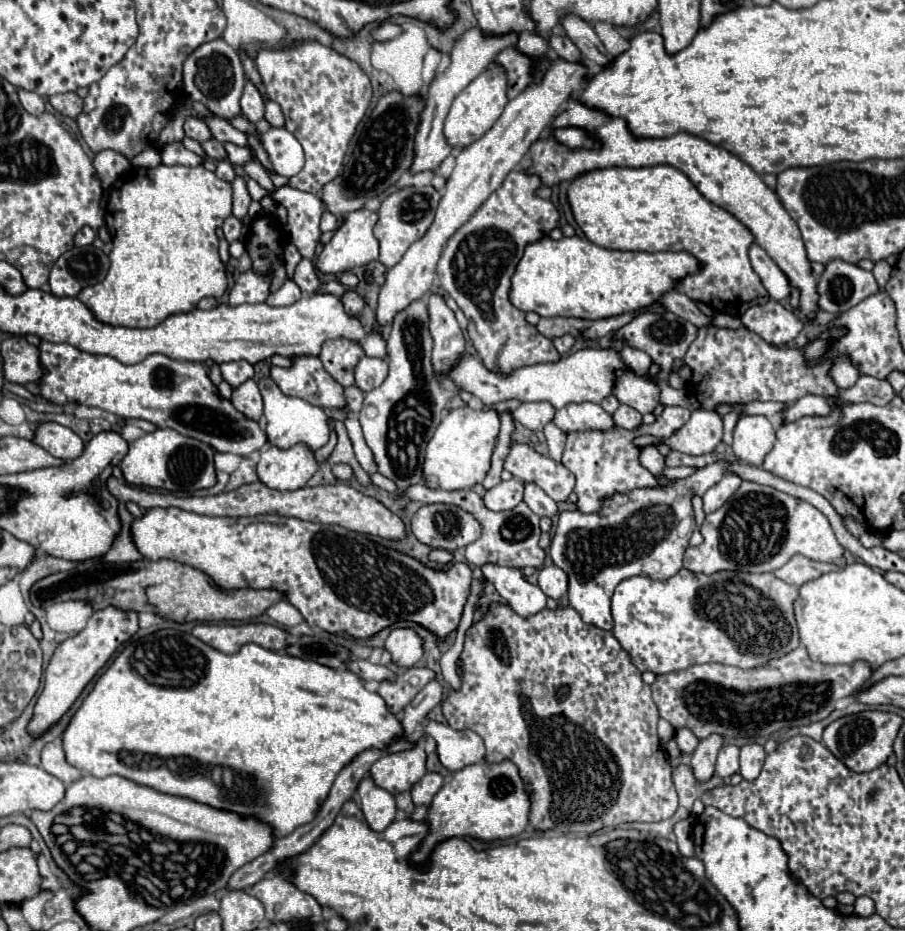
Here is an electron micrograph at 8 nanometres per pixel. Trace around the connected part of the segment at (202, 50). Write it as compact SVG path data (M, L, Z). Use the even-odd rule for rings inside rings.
M213 39L197 47L183 63L183 91L189 99L203 103L213 115L231 121L241 113L239 99L245 85L243 65L237 51L223 39Z

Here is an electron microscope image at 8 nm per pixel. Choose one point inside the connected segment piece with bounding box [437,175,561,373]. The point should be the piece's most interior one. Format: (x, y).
(475, 269)

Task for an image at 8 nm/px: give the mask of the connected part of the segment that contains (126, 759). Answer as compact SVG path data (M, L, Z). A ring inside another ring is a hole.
M163 629L155 631L147 637L131 641L111 663L111 667L97 679L93 691L85 697L79 711L73 715L69 727L63 735L63 749L67 755L67 761L81 769L83 773L91 773L93 777L107 777L107 775L121 775L125 779L131 779L139 785L147 785L151 789L157 789L159 793L169 793L177 797L185 797L215 809L225 809L231 813L237 813L245 819L257 819L261 823L267 823L273 827L273 837L285 837L297 829L297 825L307 825L317 815L317 809L321 807L321 801L329 795L329 789L337 777L337 773L357 757L357 753L363 753L365 749L385 749L389 745L389 737L393 733L401 733L401 721L385 709L385 701L377 693L371 693L363 687L363 681L351 673L349 669L329 669L325 665L317 665L315 661L297 659L287 653L269 651L261 645L249 643L243 645L239 653L225 655L201 639L193 637L191 633L179 633L175 629Z

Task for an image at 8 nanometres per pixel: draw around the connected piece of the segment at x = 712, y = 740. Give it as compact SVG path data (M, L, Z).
M709 735L707 739L699 741L697 749L691 755L691 769L693 769L693 775L697 777L697 783L705 783L713 777L715 759L721 745L723 745L723 737L719 735Z

